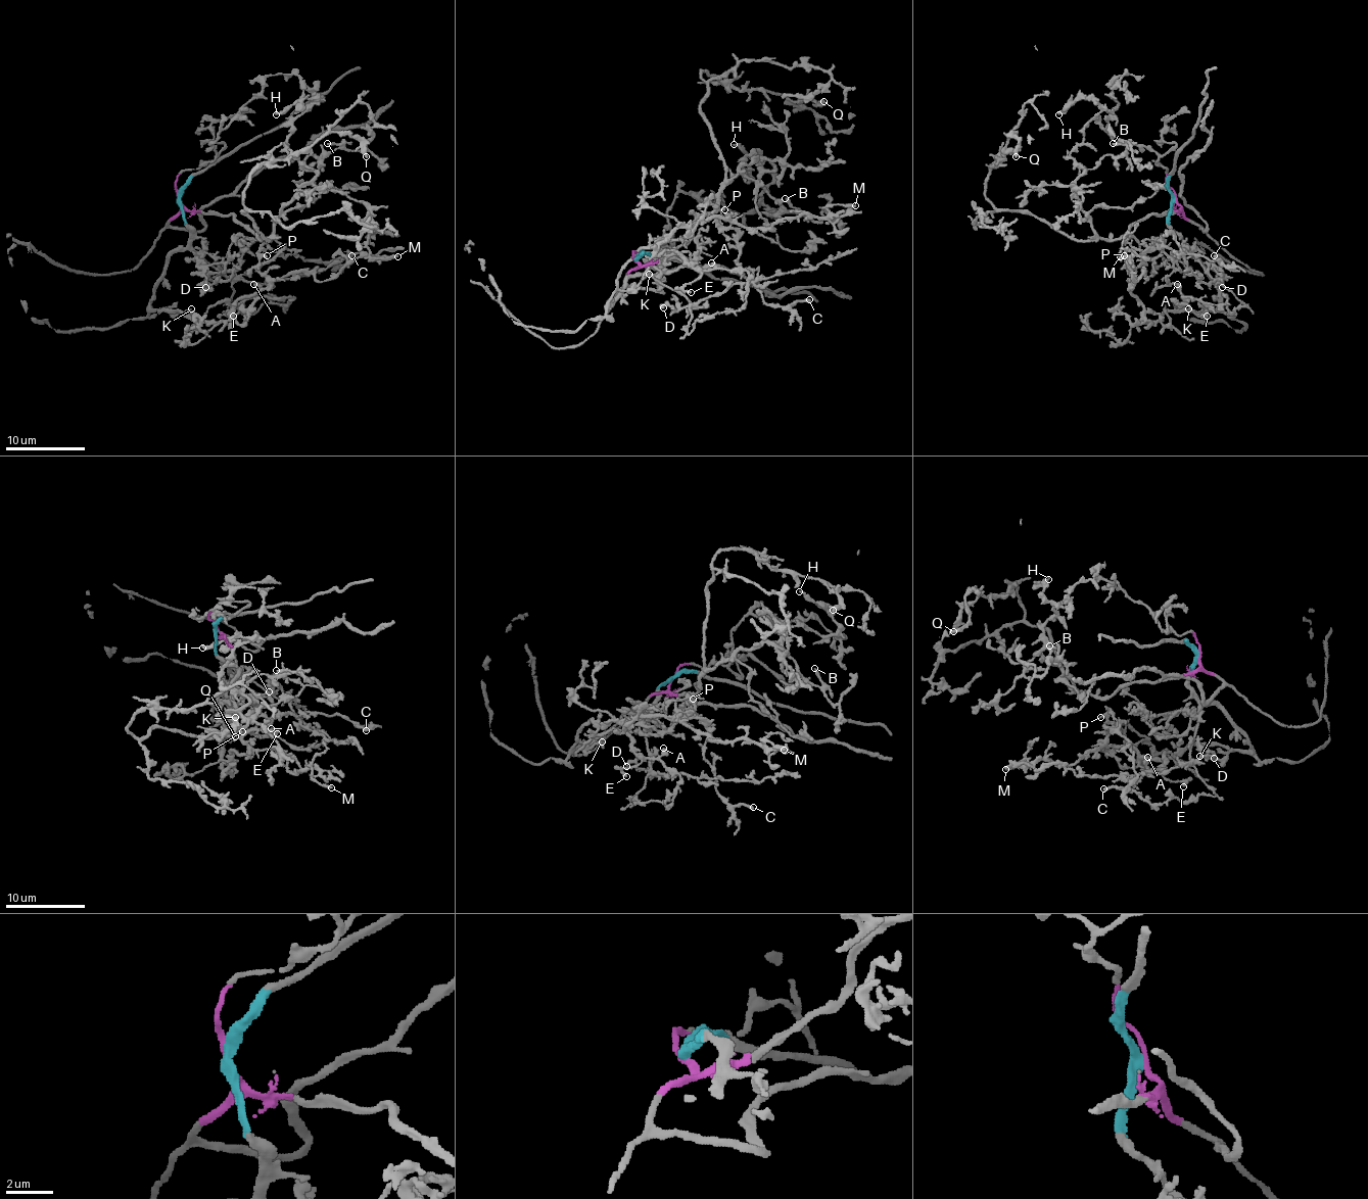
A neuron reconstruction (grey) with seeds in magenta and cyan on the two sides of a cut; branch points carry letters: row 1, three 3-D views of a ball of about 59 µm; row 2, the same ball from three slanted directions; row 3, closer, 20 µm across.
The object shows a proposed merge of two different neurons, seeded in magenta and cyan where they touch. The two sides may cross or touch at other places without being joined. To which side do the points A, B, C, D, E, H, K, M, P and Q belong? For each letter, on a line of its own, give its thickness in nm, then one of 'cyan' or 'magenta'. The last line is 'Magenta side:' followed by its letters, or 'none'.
A: 360 nm | cyan
B: 280 nm | magenta
C: 280 nm | cyan
D: 260 nm | cyan
E: 240 nm | cyan
H: 240 nm | magenta
K: 170 nm | cyan
M: 200 nm | cyan
P: 200 nm | cyan
Q: 360 nm | magenta
Magenta side: B, H, Q

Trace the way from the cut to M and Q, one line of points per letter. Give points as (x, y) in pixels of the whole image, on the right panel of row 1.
M: (1174, 198), (1170, 228), (1218, 305), (1142, 321), (1131, 293), (1142, 272), (1136, 282), (1121, 255)
Q: (1176, 198), (1176, 210), (1140, 218), (1117, 240), (1075, 240), (988, 198), (986, 179), (1011, 133), (1016, 156)

